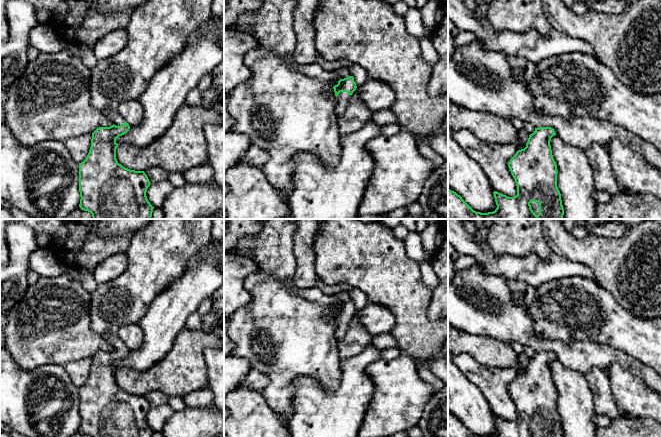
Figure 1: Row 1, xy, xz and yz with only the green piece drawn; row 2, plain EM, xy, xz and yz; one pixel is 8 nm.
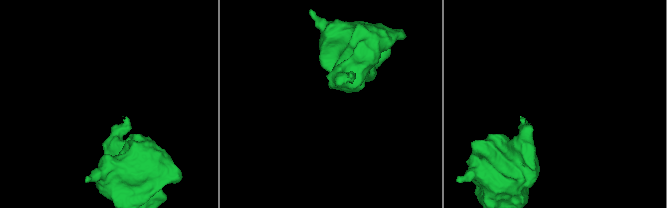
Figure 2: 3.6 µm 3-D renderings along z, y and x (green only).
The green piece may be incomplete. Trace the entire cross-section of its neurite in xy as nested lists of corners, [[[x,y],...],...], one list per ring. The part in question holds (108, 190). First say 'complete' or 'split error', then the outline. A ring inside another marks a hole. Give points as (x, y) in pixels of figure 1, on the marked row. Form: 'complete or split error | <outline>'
split error | [[[146,0],[132,12],[128,26],[126,46],[117,54],[98,60],[91,70],[90,95],[91,105],[106,116],[113,125],[99,127],[92,133],[91,147],[86,159],[79,163],[79,207],[92,214],[93,219],[151,219],[154,207],[147,199],[146,192],[150,181],[144,171],[135,171],[123,167],[116,159],[119,144],[116,139],[126,134],[130,126],[118,112],[123,101],[138,99],[146,90],[154,75],[173,57],[178,55],[188,44],[187,37],[208,21],[211,16],[212,0]]]

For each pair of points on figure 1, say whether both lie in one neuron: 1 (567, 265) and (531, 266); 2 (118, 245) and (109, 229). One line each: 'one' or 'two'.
1: one
2: two

